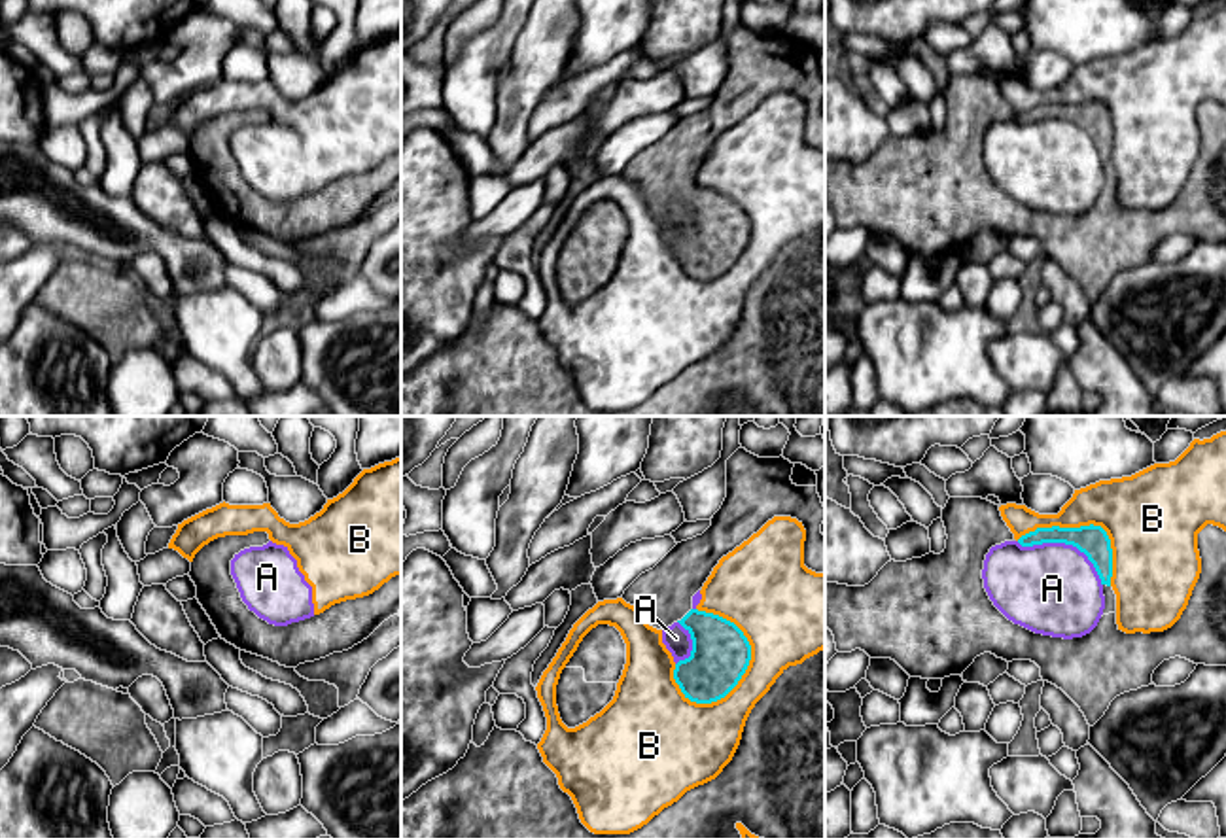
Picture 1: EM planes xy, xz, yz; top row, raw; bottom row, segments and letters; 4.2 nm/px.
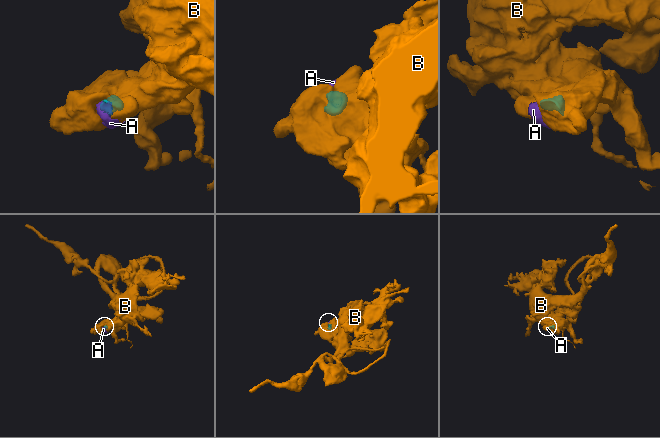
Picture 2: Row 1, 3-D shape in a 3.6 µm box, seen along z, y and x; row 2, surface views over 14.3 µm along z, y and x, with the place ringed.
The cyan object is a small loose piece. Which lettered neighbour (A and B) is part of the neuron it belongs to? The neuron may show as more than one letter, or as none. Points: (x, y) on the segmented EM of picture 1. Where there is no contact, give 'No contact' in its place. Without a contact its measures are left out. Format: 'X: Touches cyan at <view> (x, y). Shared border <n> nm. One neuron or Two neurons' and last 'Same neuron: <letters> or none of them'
A: Touches cyan at yz (1066, 543). Shared border 420 nm. Two neurons
B: Touches cyan at xz (750, 649). Shared border 420 nm. Two neurons
Same neuron: none of them

